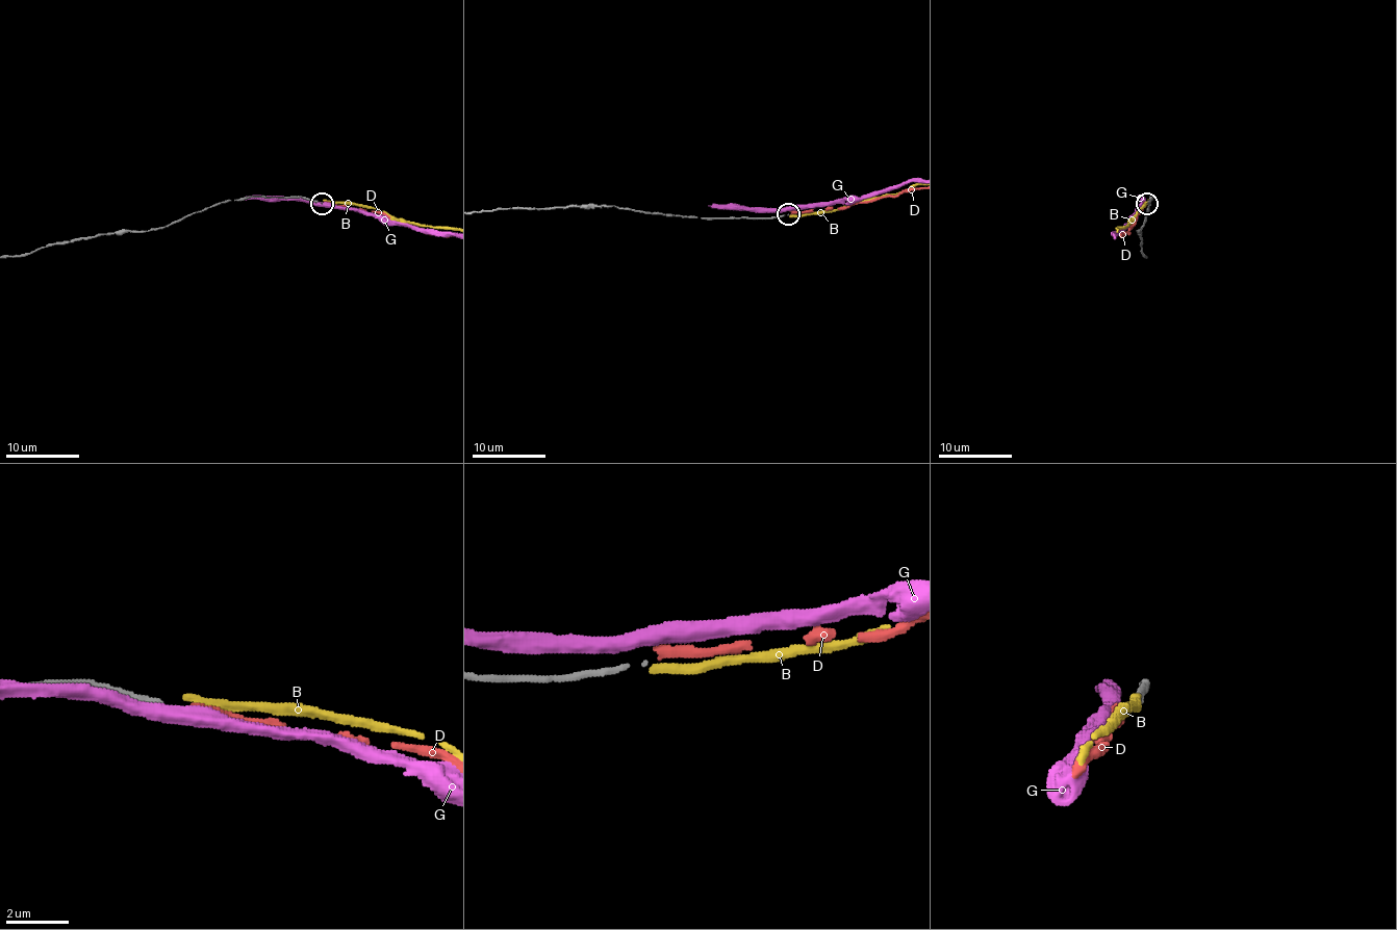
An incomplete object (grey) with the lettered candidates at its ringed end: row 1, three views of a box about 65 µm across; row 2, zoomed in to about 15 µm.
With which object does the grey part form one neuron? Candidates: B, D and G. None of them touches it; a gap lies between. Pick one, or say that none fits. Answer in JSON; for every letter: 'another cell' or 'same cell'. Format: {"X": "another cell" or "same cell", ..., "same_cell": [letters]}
{"B": "another cell", "D": "another cell", "G": "another cell", "same_cell": []}

